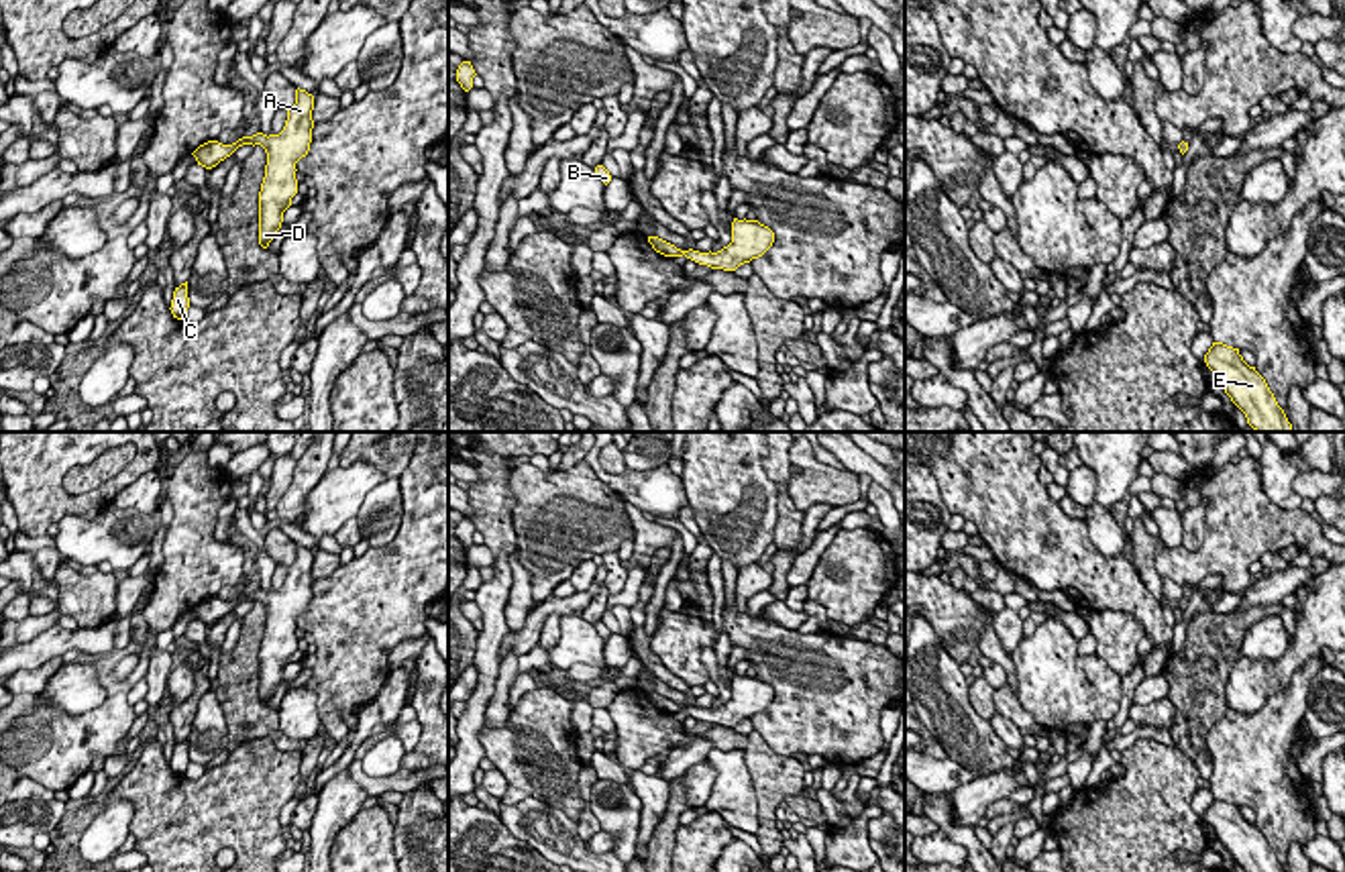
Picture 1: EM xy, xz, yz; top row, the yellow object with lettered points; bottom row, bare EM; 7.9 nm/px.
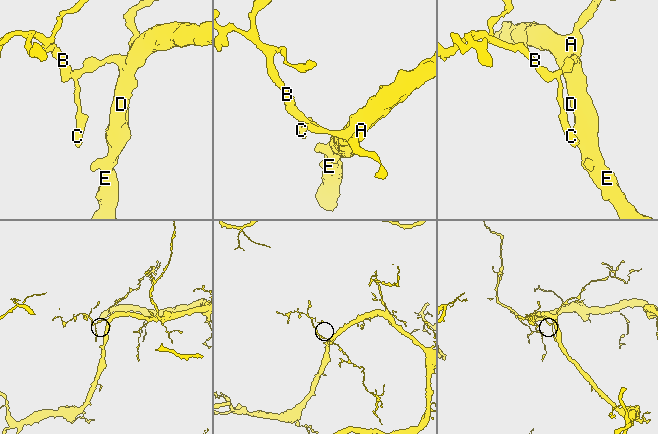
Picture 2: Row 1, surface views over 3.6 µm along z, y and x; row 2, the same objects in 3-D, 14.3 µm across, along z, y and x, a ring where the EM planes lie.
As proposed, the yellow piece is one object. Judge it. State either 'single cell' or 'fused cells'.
single cell

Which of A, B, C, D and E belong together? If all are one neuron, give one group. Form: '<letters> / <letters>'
A B C D E

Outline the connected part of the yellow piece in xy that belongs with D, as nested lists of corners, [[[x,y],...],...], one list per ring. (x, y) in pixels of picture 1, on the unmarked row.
[[[298,544],[295,560],[287,566],[287,577],[279,591],[267,593],[257,589],[232,601],[208,597],[192,609],[198,621],[212,625],[243,601],[261,601],[265,605],[267,621],[259,648],[259,701],[263,705],[269,703],[275,689],[281,685],[283,668],[298,650],[295,619],[310,607],[314,585],[312,566],[314,552]]]

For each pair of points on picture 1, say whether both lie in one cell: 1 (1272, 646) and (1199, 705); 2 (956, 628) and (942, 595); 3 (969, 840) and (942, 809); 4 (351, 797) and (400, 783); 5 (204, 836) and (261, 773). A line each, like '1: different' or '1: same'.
1: different
2: same
3: same
4: different
5: same

